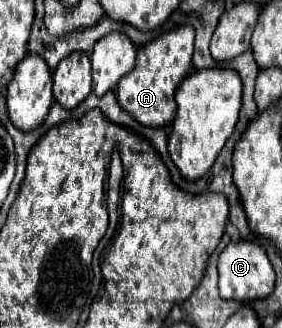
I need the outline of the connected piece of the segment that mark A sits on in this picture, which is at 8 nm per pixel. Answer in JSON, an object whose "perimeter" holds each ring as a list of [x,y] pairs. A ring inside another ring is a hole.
{"perimeter":[[[179,25],[169,33],[139,47],[135,69],[127,73],[127,77],[121,77],[117,85],[117,101],[141,125],[163,127],[173,121],[175,89],[191,69],[193,41],[195,41],[195,29],[191,29],[191,25]]]}

